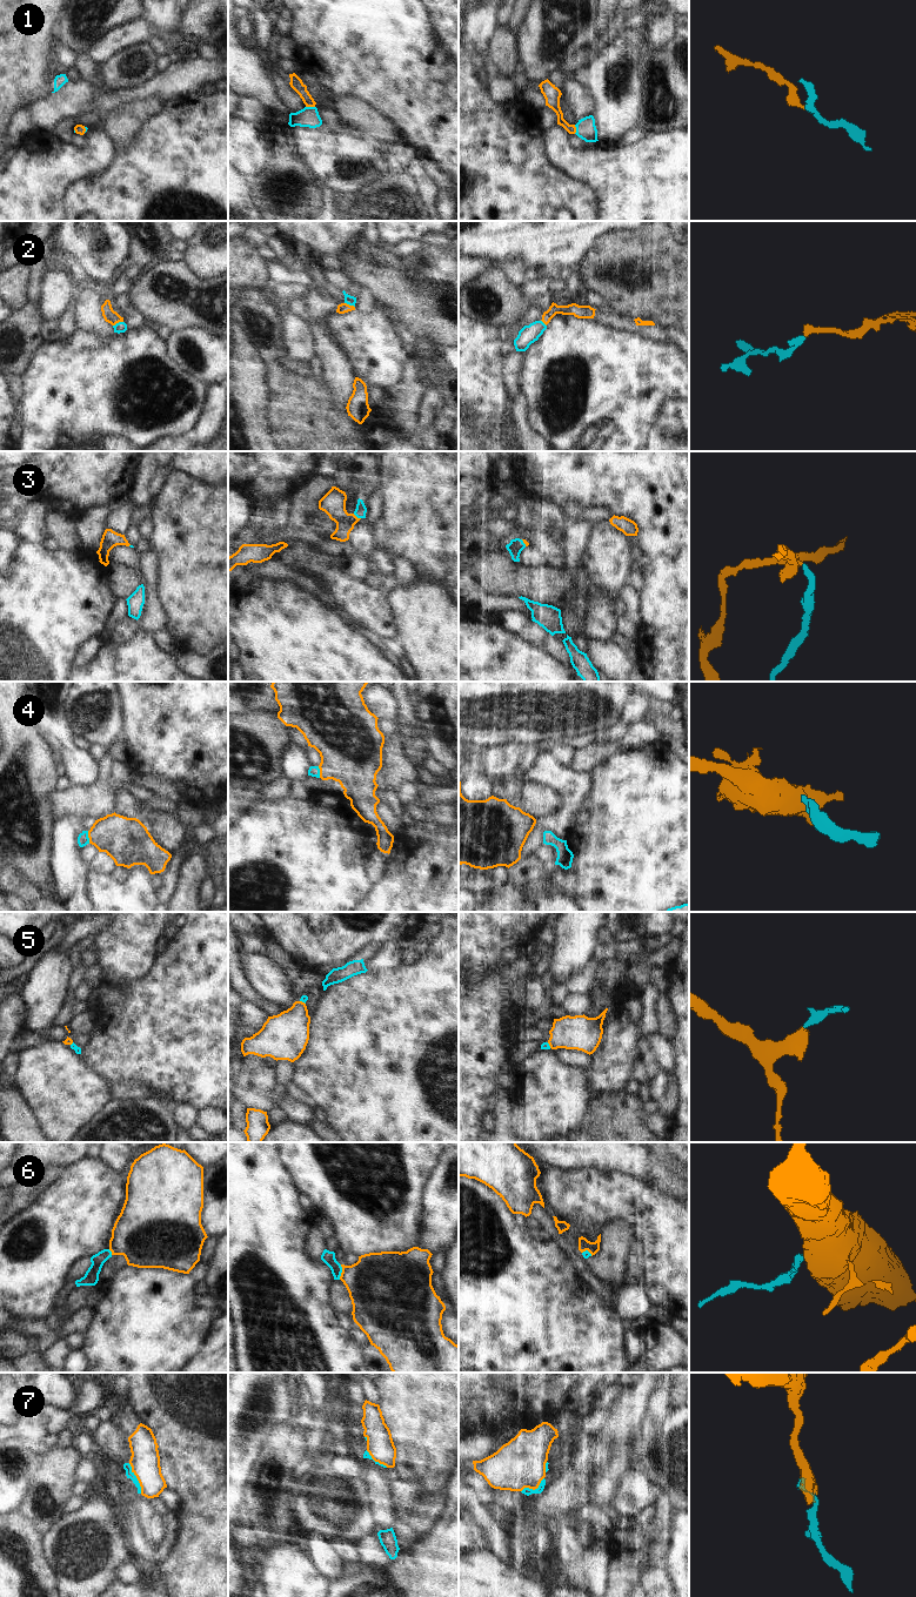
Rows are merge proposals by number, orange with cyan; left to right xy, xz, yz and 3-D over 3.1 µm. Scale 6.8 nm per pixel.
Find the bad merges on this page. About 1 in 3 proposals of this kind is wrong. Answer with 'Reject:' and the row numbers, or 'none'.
Reject: 6

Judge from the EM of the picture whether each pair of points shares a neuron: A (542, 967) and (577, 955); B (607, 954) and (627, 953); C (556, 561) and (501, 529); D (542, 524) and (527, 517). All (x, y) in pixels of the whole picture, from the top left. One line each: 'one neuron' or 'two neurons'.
A: two neurons
B: one neuron
C: one neuron
D: one neuron

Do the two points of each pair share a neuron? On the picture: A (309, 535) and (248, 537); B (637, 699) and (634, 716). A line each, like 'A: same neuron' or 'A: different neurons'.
A: same neuron
B: same neuron

